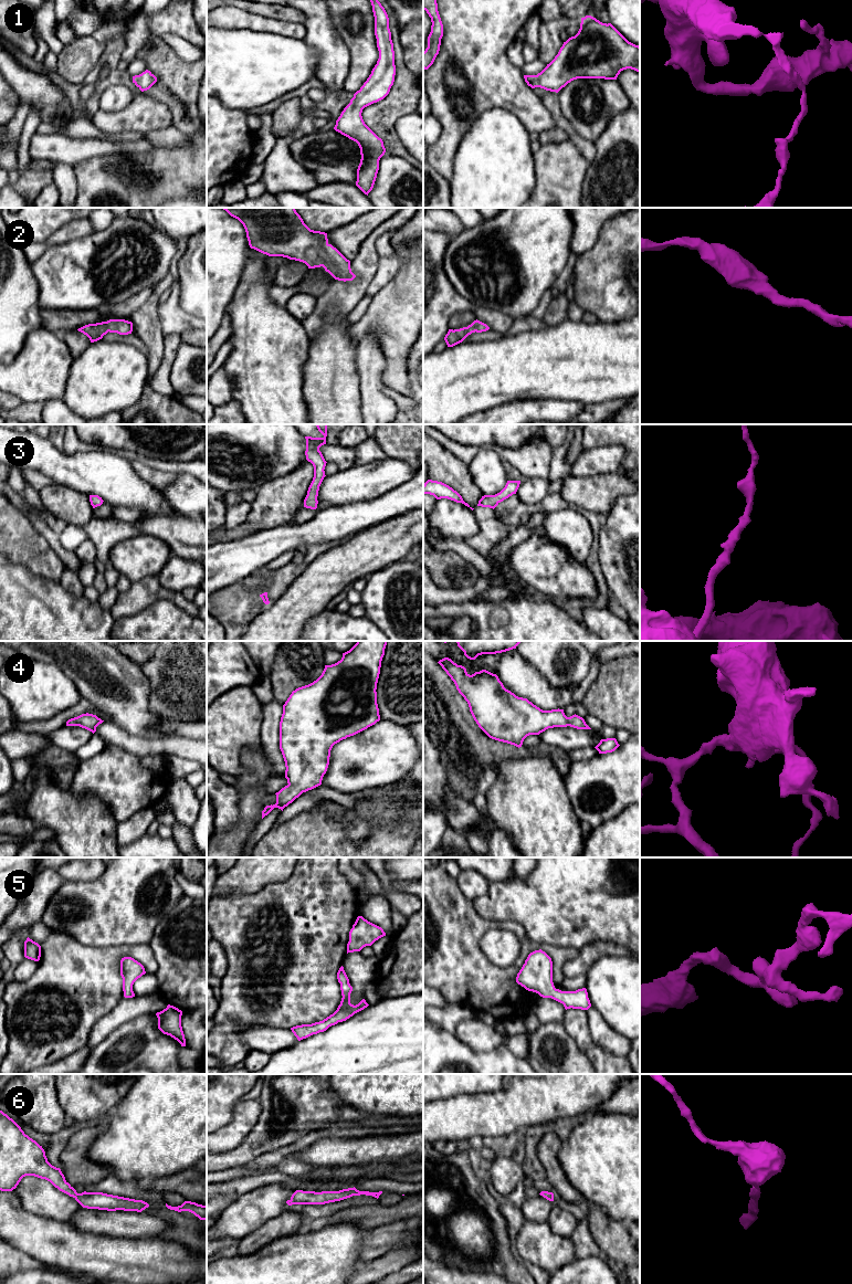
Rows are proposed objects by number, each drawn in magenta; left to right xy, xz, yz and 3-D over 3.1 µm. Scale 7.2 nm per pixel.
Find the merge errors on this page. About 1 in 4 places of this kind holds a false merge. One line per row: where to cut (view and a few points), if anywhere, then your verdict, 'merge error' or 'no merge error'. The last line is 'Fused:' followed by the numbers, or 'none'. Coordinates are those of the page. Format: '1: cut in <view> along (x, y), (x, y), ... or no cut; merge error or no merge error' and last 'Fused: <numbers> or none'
1: no cut; no merge error
2: no cut; no merge error
3: no cut; no merge error
4: no cut; no merge error
5: no cut; no merge error
6: no cut; no merge error
Fused: none

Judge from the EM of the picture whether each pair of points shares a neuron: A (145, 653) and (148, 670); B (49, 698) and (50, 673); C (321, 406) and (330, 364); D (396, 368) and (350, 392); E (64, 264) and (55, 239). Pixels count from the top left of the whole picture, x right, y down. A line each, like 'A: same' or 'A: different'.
A: different
B: same
C: same
D: different
E: different

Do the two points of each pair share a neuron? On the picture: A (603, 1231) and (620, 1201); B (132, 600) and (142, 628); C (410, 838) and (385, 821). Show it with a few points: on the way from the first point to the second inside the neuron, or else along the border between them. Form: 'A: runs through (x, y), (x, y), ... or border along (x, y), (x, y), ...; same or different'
A: border along (589, 1203), (597, 1204), (610, 1217), (626, 1223); different
B: border along (158, 600), (137, 612), (115, 620); different
C: runs through (403, 838), (398, 838), (388, 828); same

